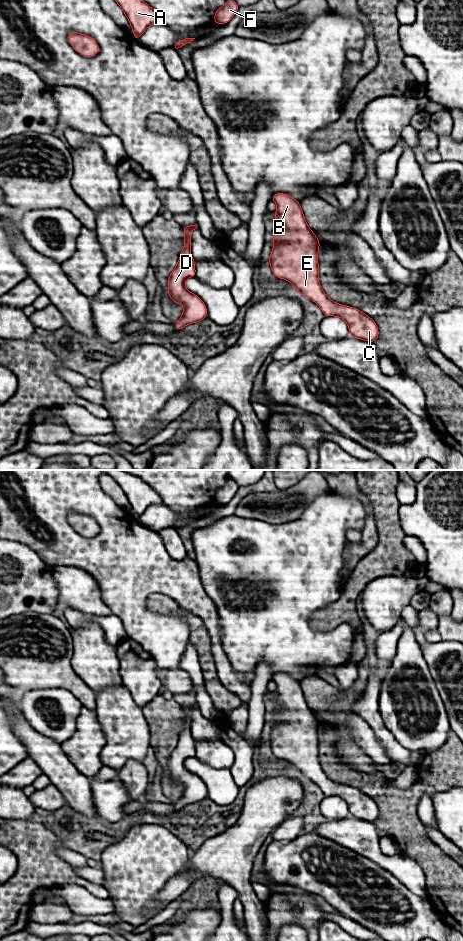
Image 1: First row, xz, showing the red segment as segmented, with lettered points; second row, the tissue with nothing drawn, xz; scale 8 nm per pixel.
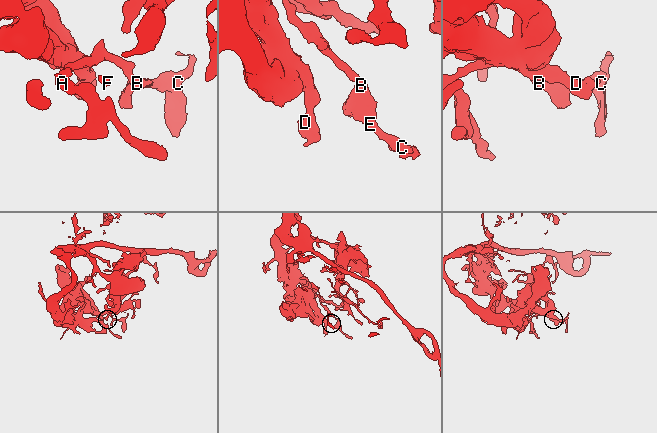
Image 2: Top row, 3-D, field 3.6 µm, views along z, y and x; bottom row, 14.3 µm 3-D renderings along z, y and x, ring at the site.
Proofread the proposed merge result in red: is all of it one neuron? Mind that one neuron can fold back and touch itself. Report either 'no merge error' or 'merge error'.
no merge error

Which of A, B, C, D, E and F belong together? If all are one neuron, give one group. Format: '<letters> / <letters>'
A B C D E F

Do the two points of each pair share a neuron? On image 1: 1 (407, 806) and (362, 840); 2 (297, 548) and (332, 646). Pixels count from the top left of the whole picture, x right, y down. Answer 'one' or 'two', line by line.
1: two
2: one

